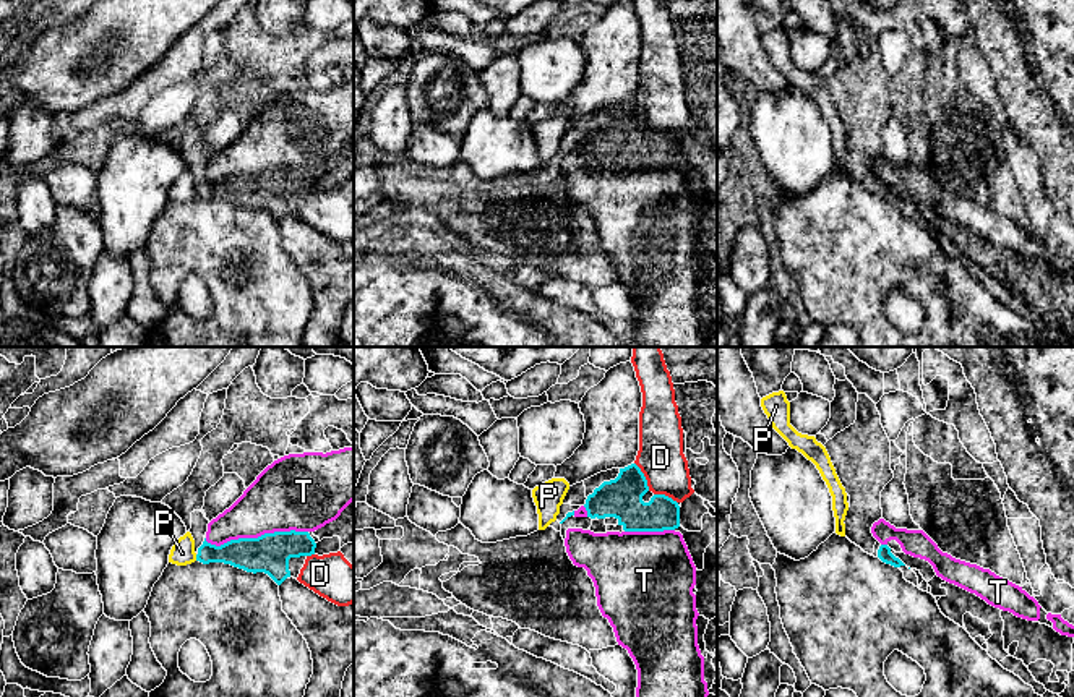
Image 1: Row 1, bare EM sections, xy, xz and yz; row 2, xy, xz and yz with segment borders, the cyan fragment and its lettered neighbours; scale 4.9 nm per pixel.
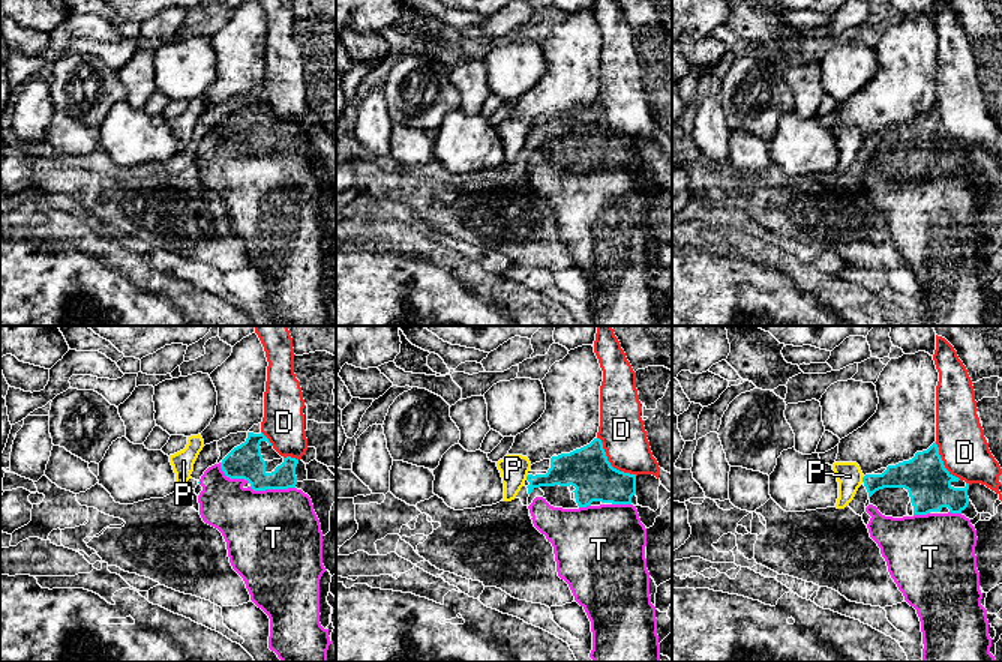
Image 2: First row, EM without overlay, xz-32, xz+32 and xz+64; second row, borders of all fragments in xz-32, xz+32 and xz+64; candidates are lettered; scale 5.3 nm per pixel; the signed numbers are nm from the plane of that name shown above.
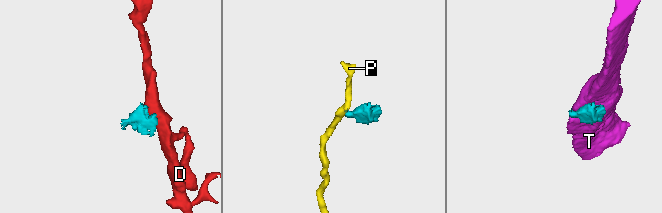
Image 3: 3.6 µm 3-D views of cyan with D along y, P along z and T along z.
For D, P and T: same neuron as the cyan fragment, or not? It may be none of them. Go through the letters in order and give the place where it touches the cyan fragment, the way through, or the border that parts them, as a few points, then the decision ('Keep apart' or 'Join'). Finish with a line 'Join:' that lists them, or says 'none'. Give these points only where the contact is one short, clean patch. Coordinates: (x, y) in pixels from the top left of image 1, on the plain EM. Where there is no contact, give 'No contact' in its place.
D: Touches cyan at xz (644, 114). Boundary: xz (635, 99), (649, 127). Keep apart
P: Touches cyan at xy (197, 195). Boundary: xy (195, 192), (197, 196). Keep apart
T: Touches cyan at xy (255, 175). Keep apart
Join: none

